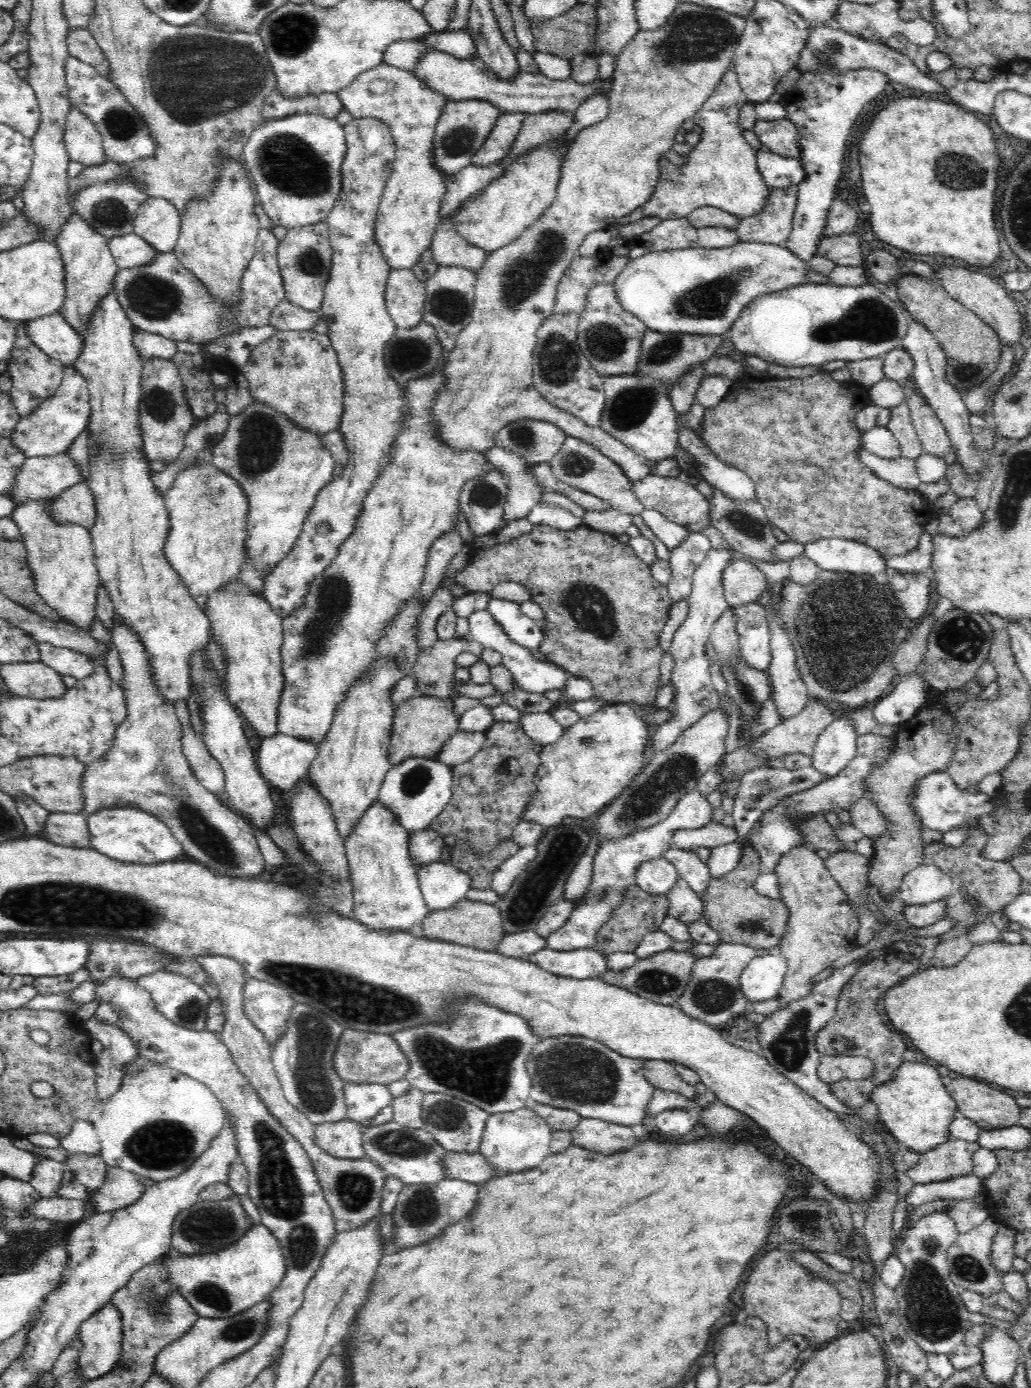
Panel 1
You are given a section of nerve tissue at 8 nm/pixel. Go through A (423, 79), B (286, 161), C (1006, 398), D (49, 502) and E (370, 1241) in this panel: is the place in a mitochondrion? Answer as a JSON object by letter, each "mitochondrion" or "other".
{"A":"other","B":"mitochondrion","C":"other","D":"other","E":"other"}

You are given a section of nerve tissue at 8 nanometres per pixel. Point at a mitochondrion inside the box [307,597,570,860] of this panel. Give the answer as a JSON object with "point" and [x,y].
{"point":[418,778]}

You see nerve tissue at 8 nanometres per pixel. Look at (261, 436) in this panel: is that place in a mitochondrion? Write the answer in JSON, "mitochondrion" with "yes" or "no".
{"mitochondrion":"yes"}

